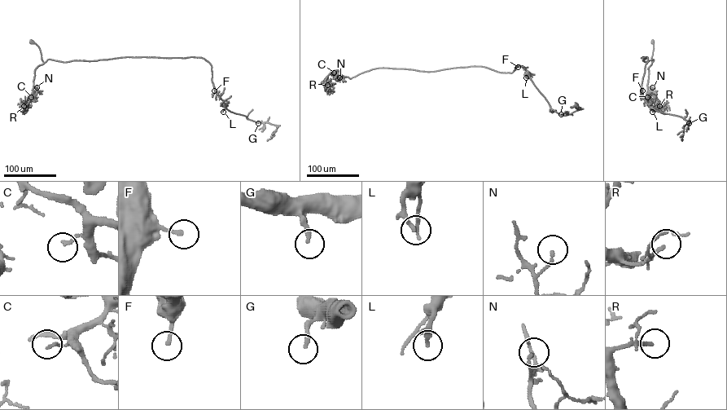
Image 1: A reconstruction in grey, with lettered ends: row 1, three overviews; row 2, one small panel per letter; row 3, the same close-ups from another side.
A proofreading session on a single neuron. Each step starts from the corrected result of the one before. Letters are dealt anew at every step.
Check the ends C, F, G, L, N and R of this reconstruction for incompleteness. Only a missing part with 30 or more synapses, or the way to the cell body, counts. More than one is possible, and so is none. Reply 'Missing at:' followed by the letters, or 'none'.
Missing at: R

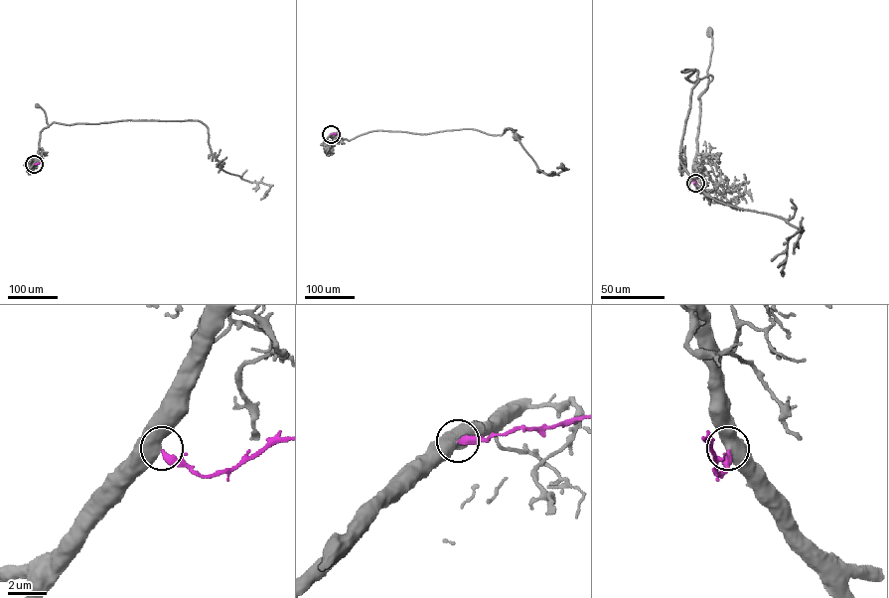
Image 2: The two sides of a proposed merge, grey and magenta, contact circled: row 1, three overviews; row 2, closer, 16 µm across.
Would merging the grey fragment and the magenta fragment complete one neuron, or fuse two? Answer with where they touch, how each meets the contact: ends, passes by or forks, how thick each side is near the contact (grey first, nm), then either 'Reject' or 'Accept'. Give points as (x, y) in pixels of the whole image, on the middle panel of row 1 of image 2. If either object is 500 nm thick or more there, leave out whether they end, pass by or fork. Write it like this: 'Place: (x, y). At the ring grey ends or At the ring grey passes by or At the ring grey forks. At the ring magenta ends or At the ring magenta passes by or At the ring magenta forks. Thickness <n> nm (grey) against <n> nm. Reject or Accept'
Place: (331, 134). Thickness 700 nm (grey) against 360 nm. Accept

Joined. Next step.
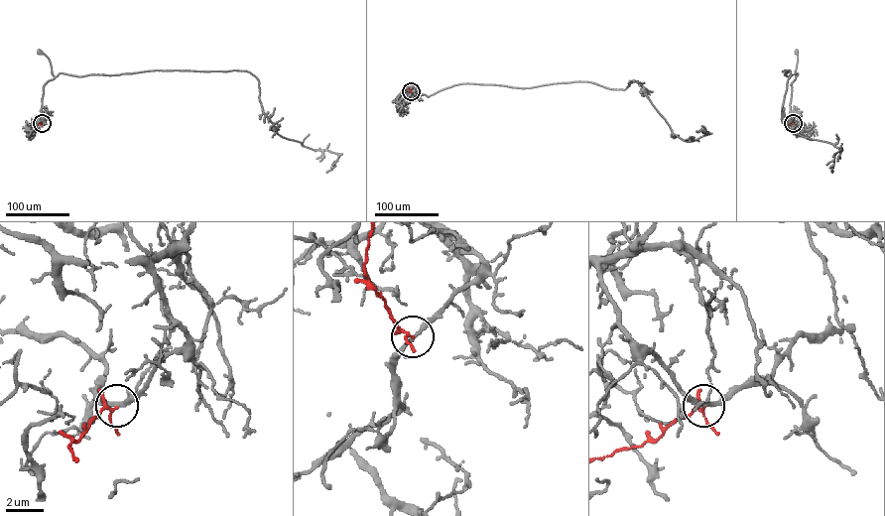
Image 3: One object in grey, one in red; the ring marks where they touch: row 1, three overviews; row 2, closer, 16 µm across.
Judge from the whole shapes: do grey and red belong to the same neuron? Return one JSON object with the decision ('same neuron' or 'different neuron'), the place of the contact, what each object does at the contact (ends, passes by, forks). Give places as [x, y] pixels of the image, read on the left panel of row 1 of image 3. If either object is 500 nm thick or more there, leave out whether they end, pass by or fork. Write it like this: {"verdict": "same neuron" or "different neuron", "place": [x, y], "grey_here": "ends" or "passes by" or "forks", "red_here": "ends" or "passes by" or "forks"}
{"verdict": "different neuron", "place": [42, 123], "grey_here": "forks", "red_here": "forks"}

